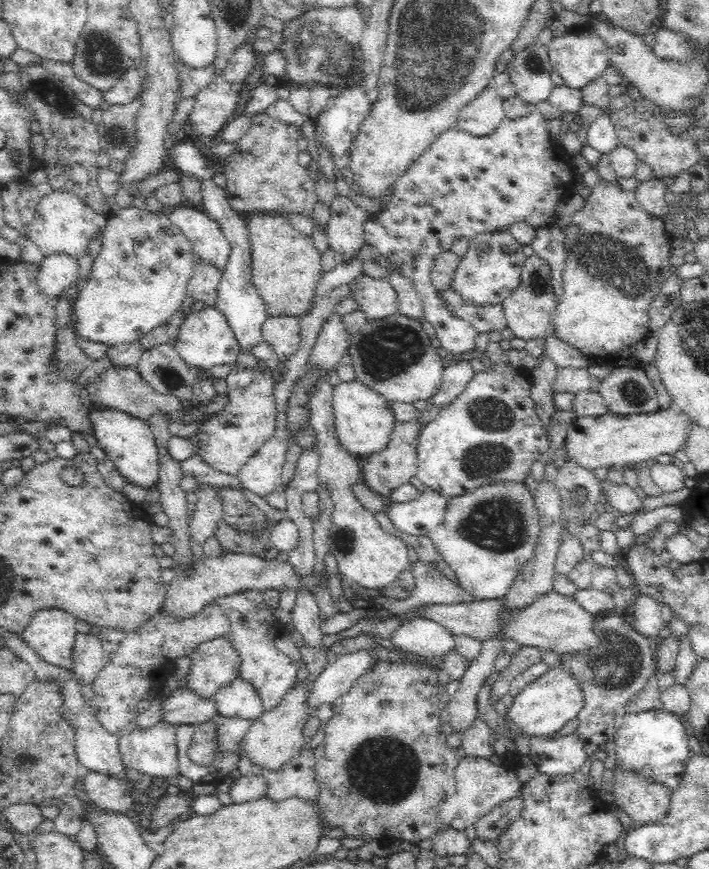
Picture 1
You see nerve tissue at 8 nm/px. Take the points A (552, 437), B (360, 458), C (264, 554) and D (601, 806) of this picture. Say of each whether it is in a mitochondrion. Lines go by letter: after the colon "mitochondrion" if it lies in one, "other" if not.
A: other
B: other
C: other
D: other

